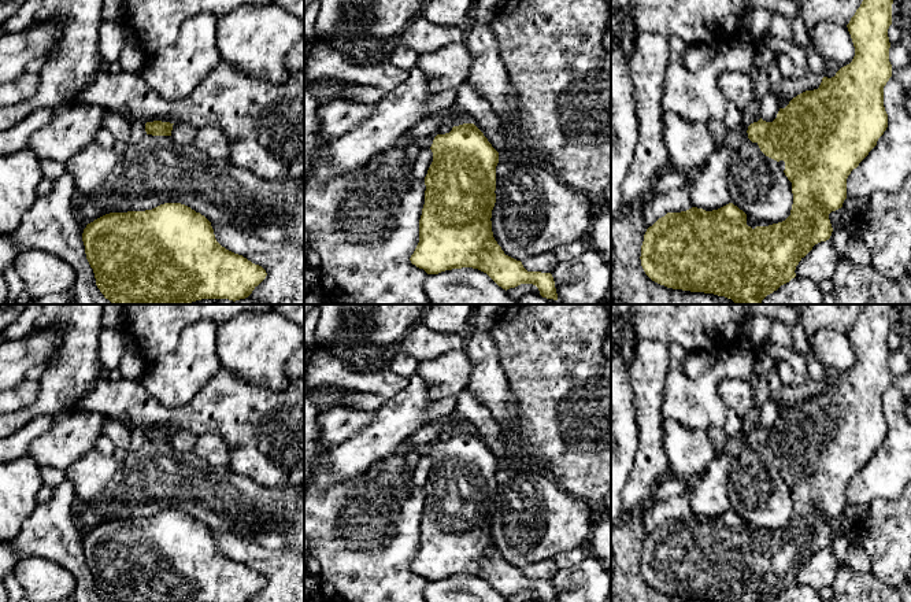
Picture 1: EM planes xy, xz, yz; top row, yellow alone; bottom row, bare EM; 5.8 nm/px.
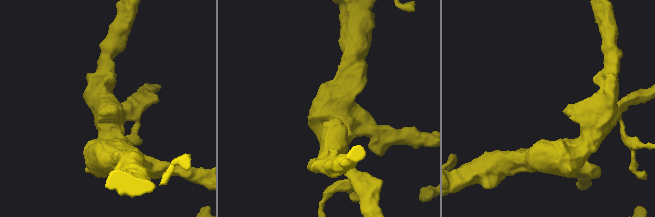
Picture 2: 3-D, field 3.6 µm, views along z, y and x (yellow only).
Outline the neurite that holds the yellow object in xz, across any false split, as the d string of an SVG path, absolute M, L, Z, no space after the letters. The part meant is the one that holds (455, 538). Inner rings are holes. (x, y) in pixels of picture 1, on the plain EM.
M474 431L453 433L449 440L412 447L430 457L433 469L425 484L425 511L419 527L419 550L410 568L427 581L473 575L486 580L503 597L533 591L540 602L558 602L551 580L527 579L521 568L504 561L493 544L492 517L496 510L499 459Z

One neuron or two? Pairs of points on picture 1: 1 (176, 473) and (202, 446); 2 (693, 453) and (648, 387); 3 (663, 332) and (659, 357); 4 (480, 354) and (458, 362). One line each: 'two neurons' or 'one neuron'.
1: two neurons
2: two neurons
3: two neurons
4: two neurons

